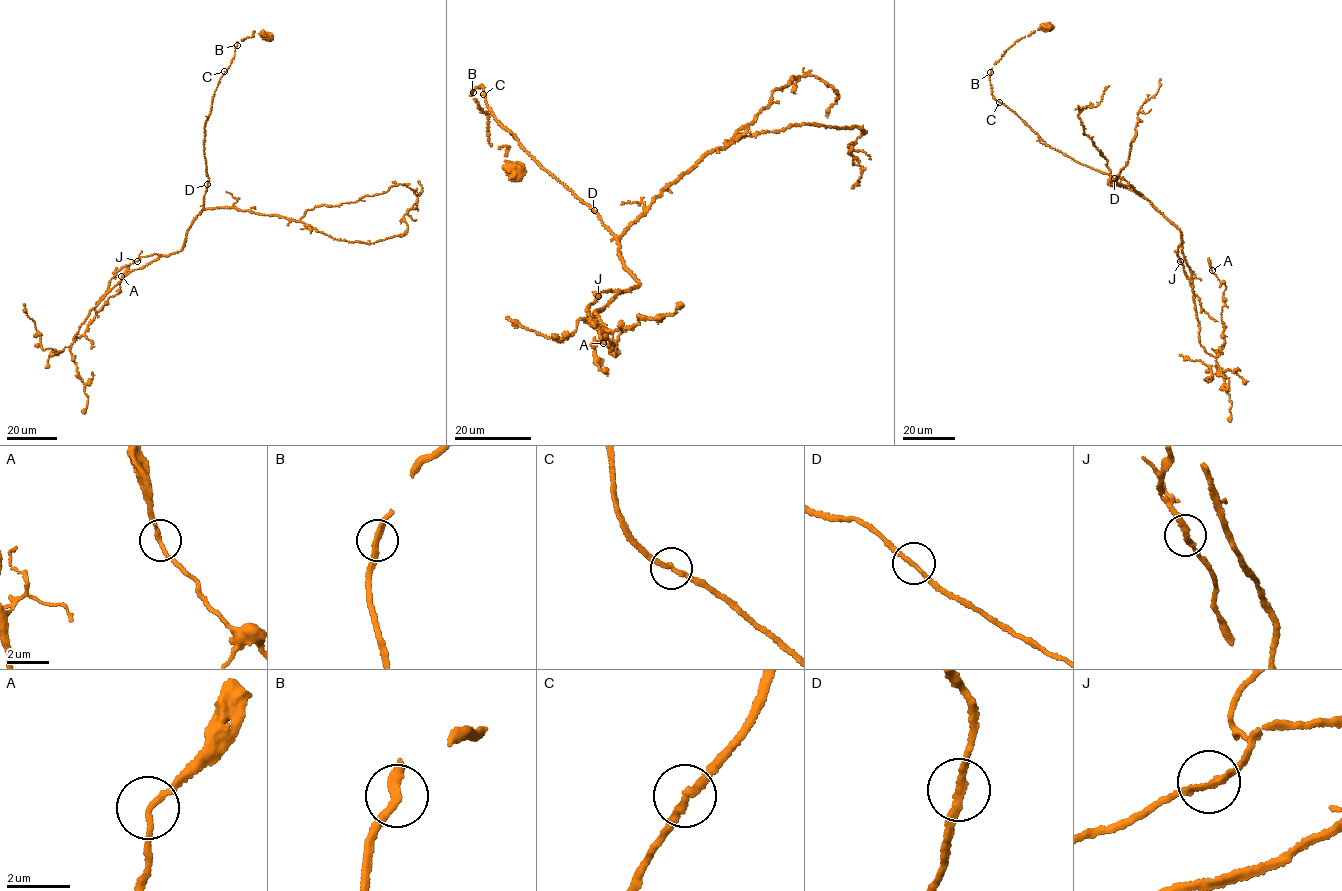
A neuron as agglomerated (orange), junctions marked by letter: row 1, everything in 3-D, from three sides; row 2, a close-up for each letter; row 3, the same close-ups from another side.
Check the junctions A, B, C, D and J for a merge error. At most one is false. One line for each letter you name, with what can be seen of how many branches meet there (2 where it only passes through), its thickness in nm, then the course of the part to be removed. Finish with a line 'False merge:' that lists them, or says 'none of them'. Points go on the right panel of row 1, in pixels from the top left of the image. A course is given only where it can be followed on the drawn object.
False merge: none of them

